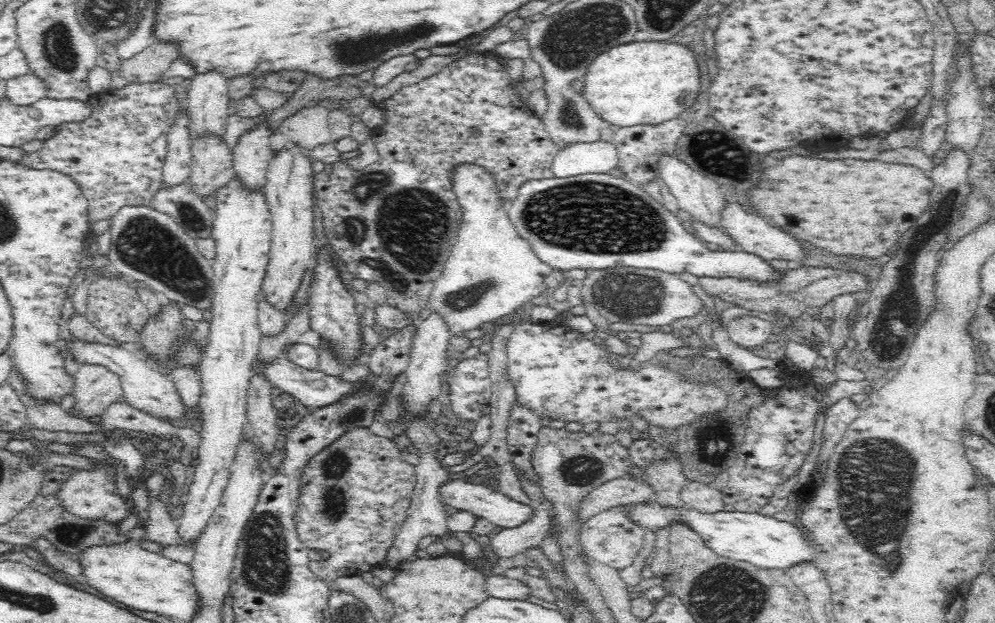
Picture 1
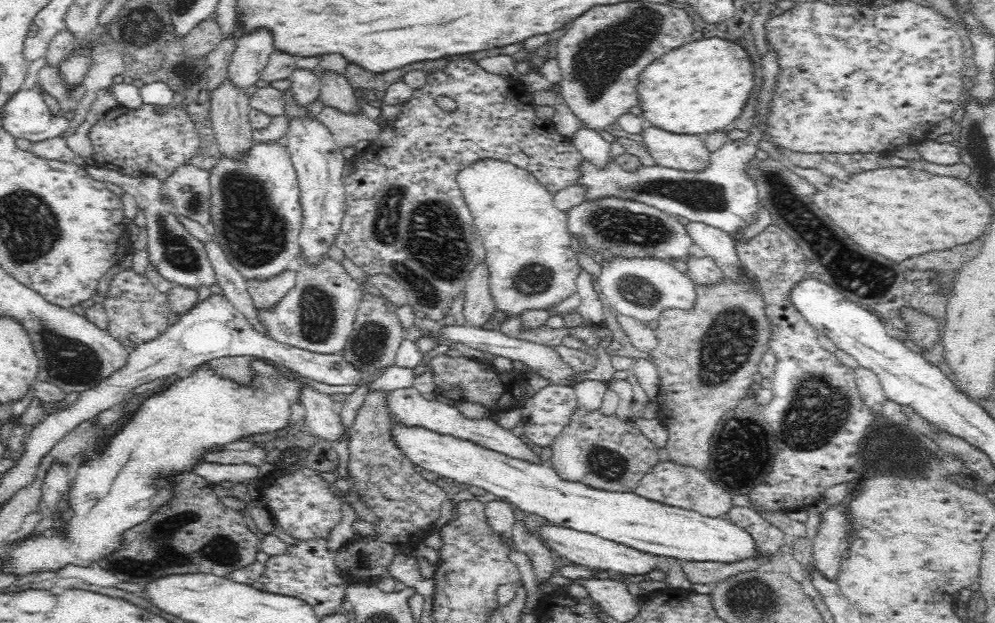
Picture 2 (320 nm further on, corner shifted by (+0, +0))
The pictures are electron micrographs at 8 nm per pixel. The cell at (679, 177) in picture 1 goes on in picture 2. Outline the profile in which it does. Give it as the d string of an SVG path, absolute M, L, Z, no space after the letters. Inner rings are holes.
M645 125L641 132L655 164L682 172L700 172L709 164L710 152L693 134L674 134Z

